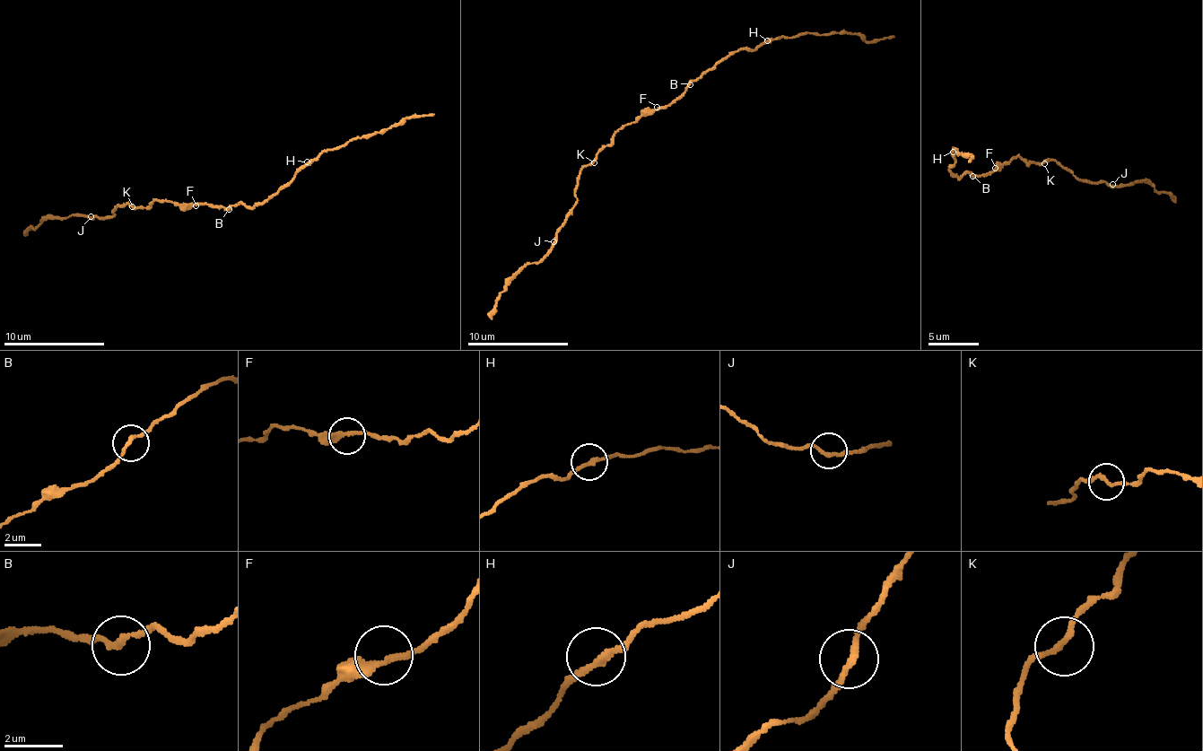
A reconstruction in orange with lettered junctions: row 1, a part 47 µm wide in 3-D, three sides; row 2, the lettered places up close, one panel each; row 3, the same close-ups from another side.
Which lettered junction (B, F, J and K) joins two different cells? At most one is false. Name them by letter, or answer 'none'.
none

